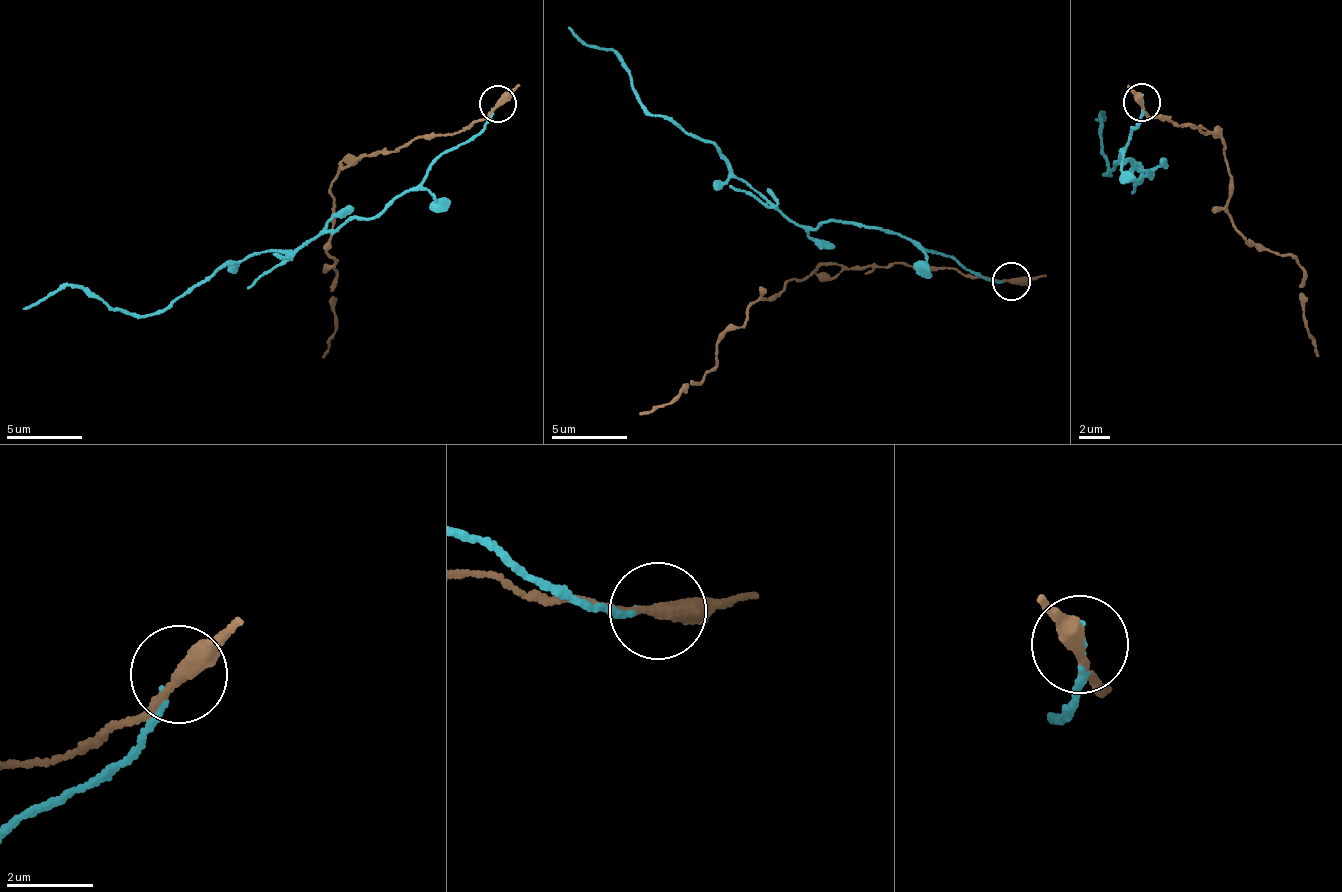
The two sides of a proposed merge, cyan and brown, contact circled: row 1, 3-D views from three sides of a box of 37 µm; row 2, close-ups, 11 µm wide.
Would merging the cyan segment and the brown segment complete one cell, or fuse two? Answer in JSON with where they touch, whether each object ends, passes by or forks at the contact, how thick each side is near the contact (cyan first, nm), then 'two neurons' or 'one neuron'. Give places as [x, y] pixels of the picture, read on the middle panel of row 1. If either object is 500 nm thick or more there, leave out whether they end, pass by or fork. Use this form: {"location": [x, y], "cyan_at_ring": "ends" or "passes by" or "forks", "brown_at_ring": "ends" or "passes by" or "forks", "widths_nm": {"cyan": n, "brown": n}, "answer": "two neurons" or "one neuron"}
{"location": [1011, 281], "cyan_at_ring": "ends", "brown_at_ring": "passes by", "widths_nm": {"cyan": 70, "brown": 320}, "answer": "two neurons"}

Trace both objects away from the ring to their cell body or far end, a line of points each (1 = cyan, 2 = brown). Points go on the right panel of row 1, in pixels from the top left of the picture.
1: (1143, 102), (1119, 160), (1150, 168), (1144, 175), (1128, 159), (1105, 177), (1105, 114), (1095, 119)
2: (1140, 101), (1149, 119), (1163, 113), (1222, 136), (1229, 222), (1243, 239), (1298, 260), (1317, 355)

